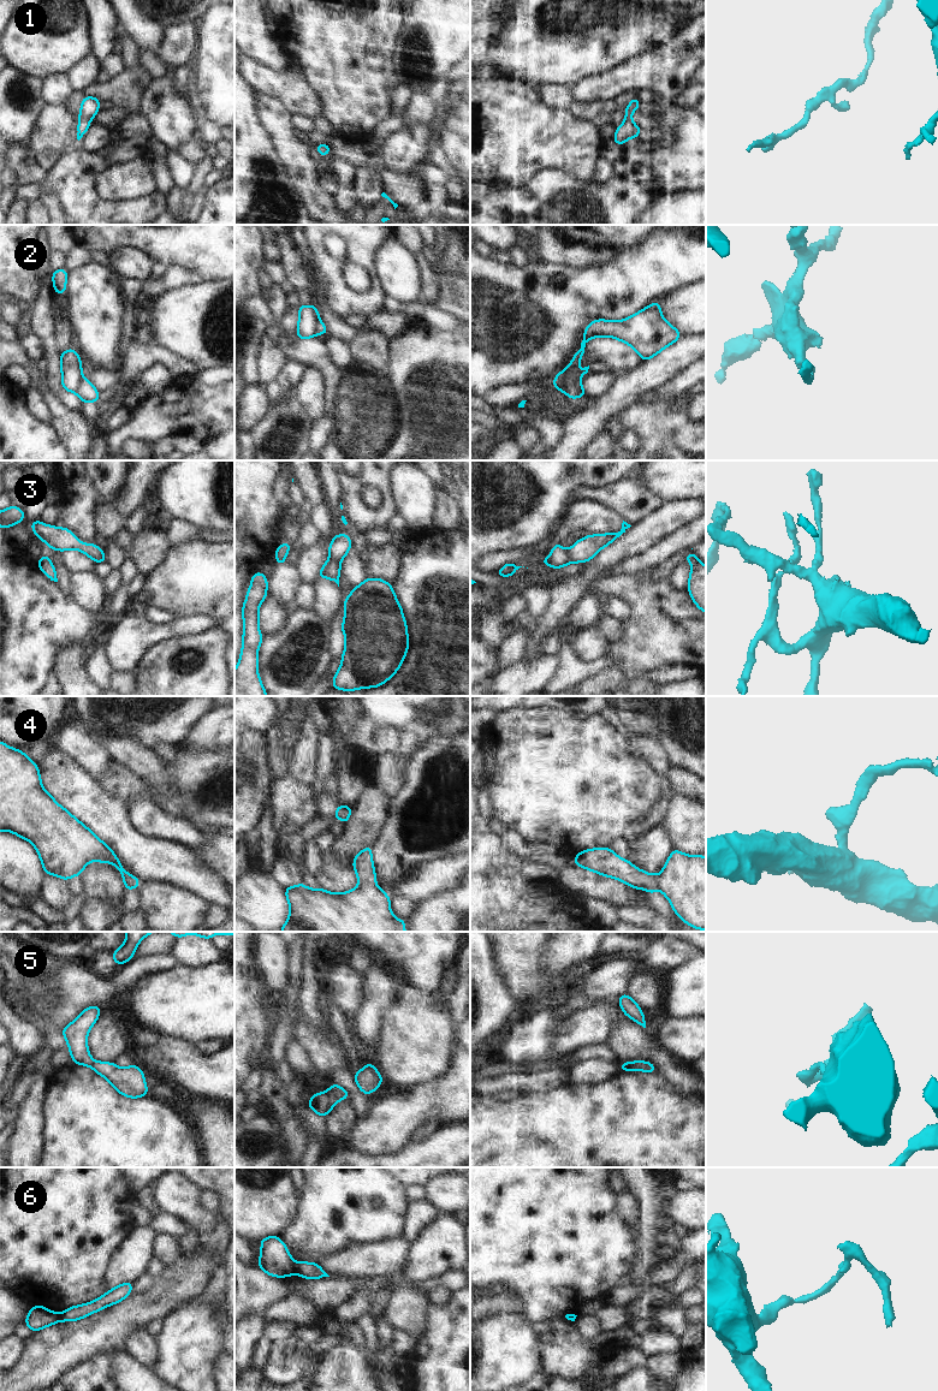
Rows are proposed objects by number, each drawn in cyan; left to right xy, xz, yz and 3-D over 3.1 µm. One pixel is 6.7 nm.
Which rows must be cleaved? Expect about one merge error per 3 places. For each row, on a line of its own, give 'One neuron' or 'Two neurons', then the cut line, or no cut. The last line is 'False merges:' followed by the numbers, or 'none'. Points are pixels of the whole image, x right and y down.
1: One neuron. No split
2: Two neurons. Split along yz (580, 382), (573, 382), (567, 393)
3: Two neurons. Split along yz (567, 551), (573, 562)
4: One neuron. No split
5: Two neurons. Split along xz (326, 1092), (330, 1110)
6: Two neurons. Split along xz (292, 1262), (295, 1272)
False merges: 2, 3, 5, 6

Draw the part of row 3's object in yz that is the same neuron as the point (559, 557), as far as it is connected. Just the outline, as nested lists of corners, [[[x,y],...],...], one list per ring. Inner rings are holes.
[[[553,543],[552,553],[547,555],[540,564],[550,565],[553,569],[560,569],[571,563],[572,559],[569,555],[569,552],[565,551],[562,545]]]

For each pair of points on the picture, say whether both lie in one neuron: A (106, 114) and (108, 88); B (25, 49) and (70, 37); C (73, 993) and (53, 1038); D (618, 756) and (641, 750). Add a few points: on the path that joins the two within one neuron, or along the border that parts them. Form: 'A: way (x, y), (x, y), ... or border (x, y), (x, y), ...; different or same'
A: border (113, 106), (120, 107), (128, 113); different
B: way (36, 42), (43, 39), (59, 37); same
C: border (40, 1029), (47, 1023), (60, 1032); different
D: border (627, 738), (629, 749), (654, 770); different

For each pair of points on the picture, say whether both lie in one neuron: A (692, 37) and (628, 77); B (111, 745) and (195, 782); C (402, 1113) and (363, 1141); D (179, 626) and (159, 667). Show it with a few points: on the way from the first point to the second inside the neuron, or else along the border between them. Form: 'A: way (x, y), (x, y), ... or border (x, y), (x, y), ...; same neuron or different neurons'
A: way (677, 48), (655, 70), (643, 72); same neuron
B: border (165, 764), (170, 783), (178, 796); different neurons
C: way (392, 1121), (380, 1133), (373, 1135); same neuron
D: border (201, 631), (171, 637), (147, 649); different neurons

